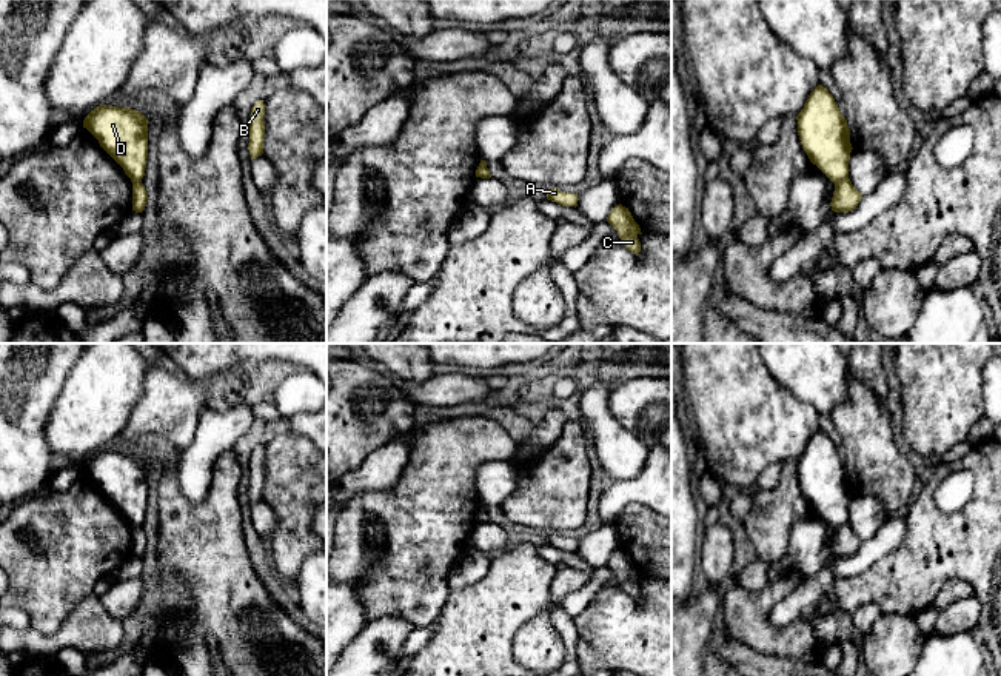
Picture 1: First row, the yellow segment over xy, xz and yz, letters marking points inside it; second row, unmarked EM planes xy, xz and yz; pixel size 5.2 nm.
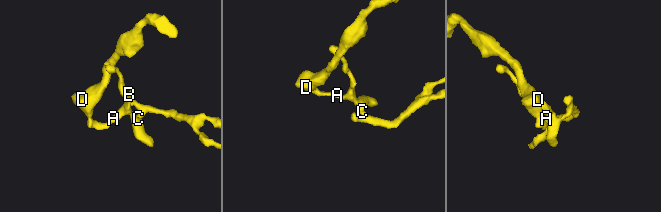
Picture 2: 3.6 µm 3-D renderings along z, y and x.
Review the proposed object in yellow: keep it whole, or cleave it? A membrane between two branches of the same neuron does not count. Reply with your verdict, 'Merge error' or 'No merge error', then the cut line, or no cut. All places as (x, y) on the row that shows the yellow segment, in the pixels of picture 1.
Merge error. Split along yz (847, 176), (835, 184)

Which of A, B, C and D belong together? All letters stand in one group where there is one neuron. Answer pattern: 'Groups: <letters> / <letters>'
Groups: A B C / D

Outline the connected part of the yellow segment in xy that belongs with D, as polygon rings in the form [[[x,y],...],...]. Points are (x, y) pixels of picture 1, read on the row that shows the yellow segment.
[[[100,105],[85,117],[83,128],[123,168],[131,182],[143,179],[148,157],[148,119],[142,112]]]

